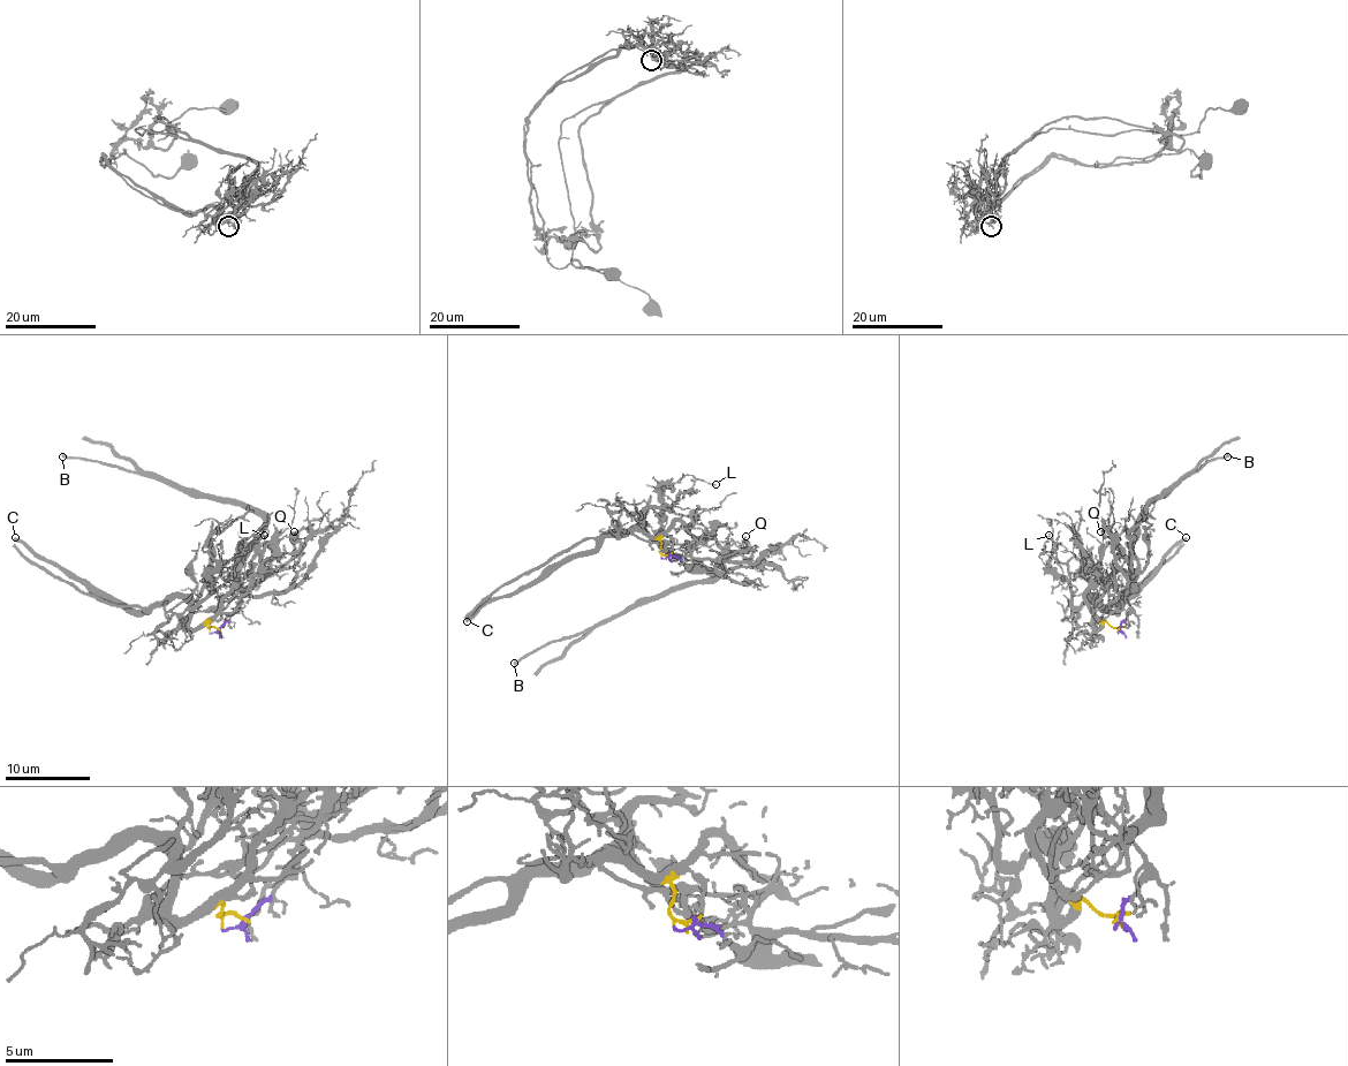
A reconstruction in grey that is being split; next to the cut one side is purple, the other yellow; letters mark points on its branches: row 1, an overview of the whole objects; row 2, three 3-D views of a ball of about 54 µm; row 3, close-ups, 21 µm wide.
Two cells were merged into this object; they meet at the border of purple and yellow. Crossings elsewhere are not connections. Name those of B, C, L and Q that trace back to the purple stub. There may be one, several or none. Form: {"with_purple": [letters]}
{"with_purple": ["B", "Q"]}

